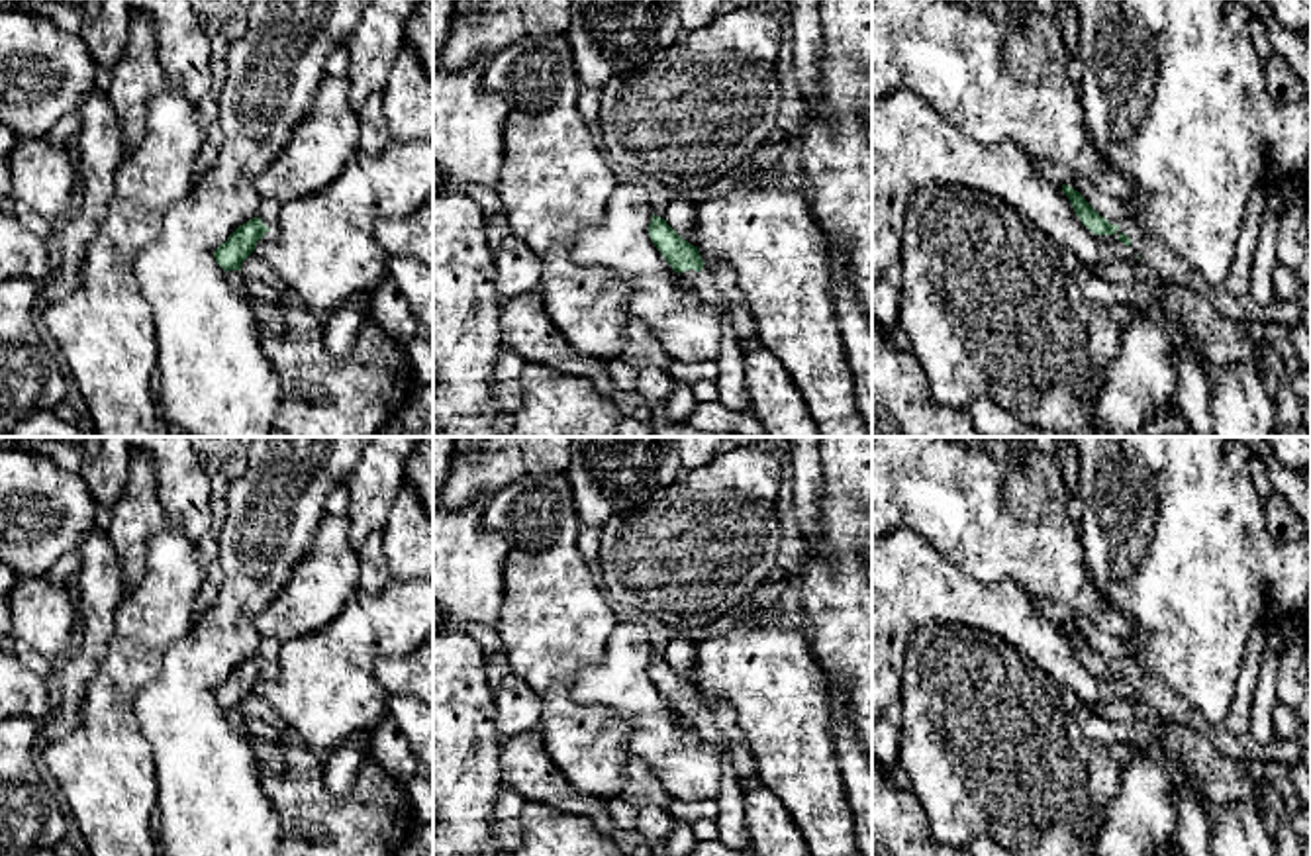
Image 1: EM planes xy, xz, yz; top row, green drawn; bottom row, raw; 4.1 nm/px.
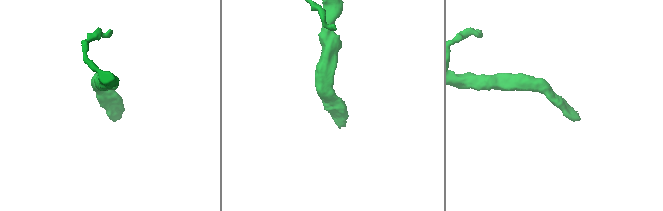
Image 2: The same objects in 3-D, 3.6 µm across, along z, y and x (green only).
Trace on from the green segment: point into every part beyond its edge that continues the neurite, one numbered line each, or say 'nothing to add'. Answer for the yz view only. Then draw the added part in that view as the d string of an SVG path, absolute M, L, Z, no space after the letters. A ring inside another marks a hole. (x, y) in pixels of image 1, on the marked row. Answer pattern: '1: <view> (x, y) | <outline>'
1: yz (1153, 253) | M1123 223L1123 233L1131 239L1131 249L1141 257L1142 264L1170 282L1188 286L1188 278L1193 270L1191 264L1135 223Z

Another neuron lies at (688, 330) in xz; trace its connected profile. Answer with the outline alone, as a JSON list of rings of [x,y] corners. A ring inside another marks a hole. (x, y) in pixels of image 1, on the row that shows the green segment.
[[[617,182],[604,217],[588,227],[570,251],[582,266],[613,272],[629,290],[627,313],[641,319],[670,360],[715,360],[721,349],[721,315],[684,288],[649,237],[653,206],[643,182]]]

